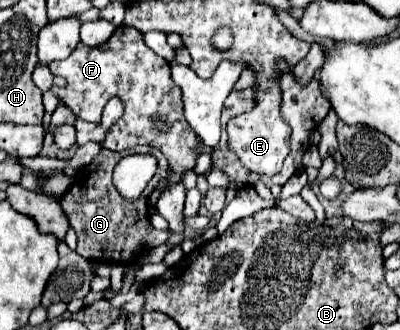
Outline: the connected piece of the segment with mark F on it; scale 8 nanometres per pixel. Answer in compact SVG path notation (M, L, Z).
M119 26L105 44L95 46L95 48L79 44L75 48L75 52L71 52L71 56L67 56L67 60L55 60L55 64L49 64L49 68L55 76L55 84L51 86L51 92L67 108L71 108L73 114L81 120L99 124L103 106L107 104L109 98L119 96L125 102L125 114L107 132L107 136L101 144L103 148L107 148L107 150L127 150L127 148L135 148L139 144L149 144L149 146L159 148L165 154L165 158L169 162L169 168L173 172L181 174L181 172L195 166L197 154L193 152L193 146L197 144L197 134L183 120L183 100L181 100L179 86L171 80L169 62L163 60L161 56L155 56L155 52L151 52L151 48L147 48L147 44L143 42L143 34L139 30L135 30L131 26Z

